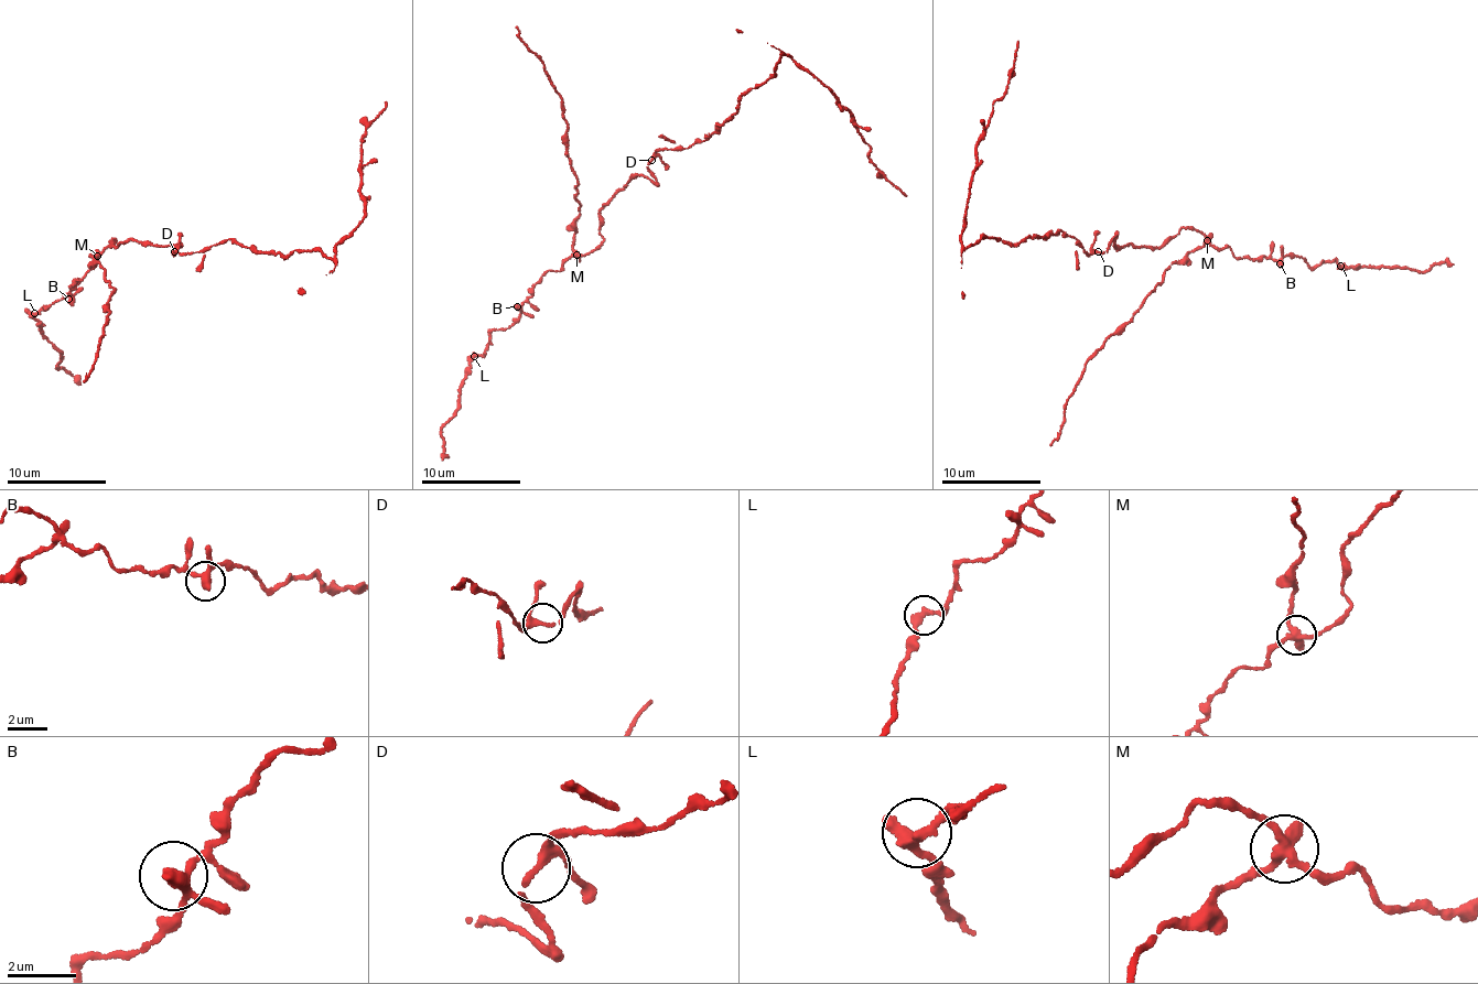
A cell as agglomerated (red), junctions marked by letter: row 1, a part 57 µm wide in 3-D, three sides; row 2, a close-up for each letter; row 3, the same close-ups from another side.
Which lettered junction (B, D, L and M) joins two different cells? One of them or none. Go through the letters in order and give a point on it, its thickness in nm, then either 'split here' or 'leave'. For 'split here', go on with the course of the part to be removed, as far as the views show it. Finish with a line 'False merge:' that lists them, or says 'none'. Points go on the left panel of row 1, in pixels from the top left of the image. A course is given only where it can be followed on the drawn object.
B: place (68, 299); calibre 280 nm; leave
D: place (174, 251); calibre 220 nm; leave
L: place (34, 313); calibre 280 nm; leave
M: place (97, 256); calibre 280 nm; split here; course (98, 256), (89, 255), (105, 271), (105, 280), (114, 294), (107, 306), (109, 313), (92, 371), (84, 381)
False merge: M

